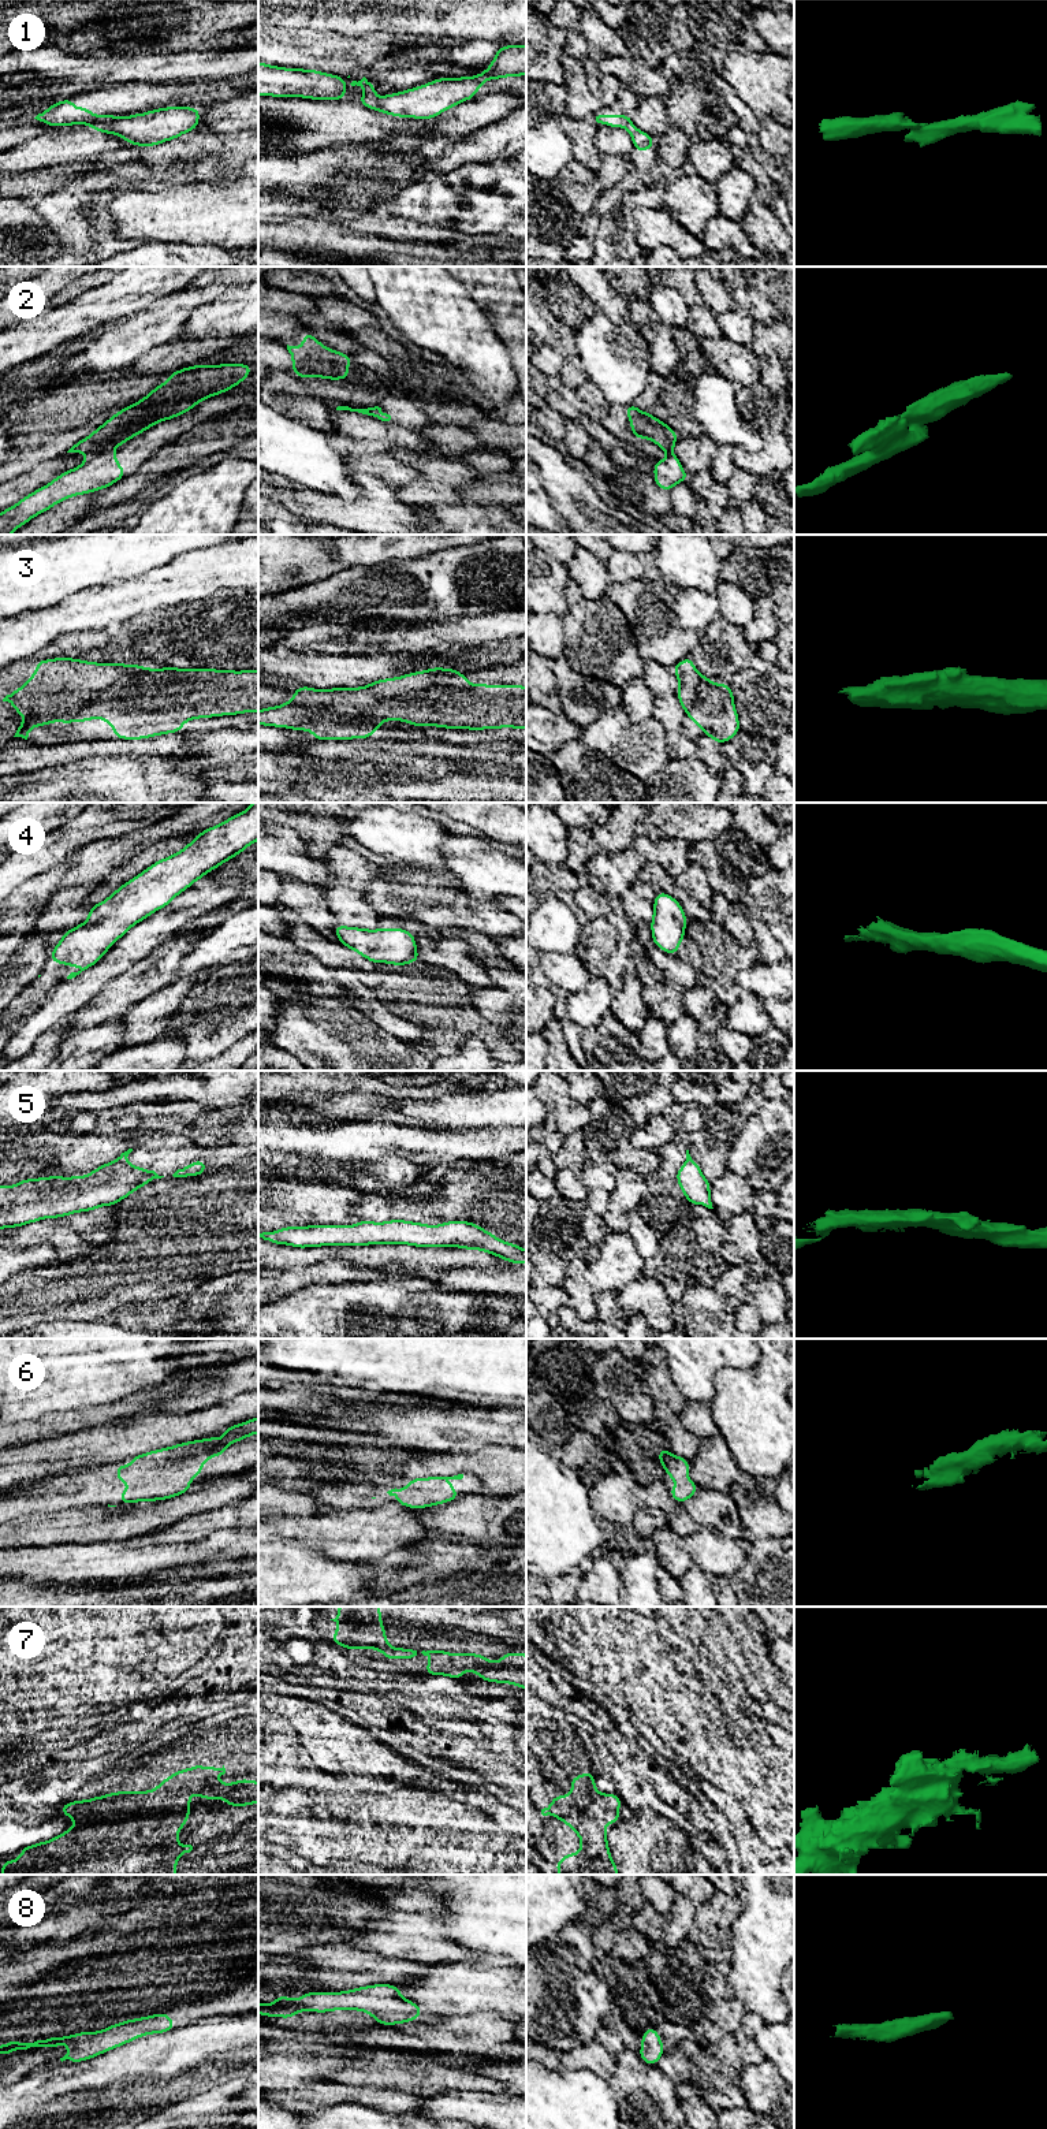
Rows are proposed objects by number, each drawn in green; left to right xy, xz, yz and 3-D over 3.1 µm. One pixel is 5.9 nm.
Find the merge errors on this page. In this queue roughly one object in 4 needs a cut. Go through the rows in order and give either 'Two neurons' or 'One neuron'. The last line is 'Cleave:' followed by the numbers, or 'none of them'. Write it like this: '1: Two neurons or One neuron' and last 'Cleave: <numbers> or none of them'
1: Two neurons
2: One neuron
3: One neuron
4: One neuron
5: One neuron
6: One neuron
7: One neuron
8: One neuron
Cleave: 1

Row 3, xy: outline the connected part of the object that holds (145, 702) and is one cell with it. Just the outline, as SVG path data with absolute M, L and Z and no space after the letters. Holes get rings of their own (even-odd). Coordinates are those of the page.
M74 658L38 659L29 682L3 701L12 703L15 714L25 715L14 737L27 740L34 726L51 722L82 723L101 718L112 726L115 738L142 740L180 733L183 723L191 719L258 712L258 670L146 669Z

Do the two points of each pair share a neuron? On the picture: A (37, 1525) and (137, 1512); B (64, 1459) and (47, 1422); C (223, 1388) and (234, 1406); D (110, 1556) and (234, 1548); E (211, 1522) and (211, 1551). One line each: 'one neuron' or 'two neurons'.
A: one neuron
B: two neurons
C: two neurons
D: one neuron
E: two neurons

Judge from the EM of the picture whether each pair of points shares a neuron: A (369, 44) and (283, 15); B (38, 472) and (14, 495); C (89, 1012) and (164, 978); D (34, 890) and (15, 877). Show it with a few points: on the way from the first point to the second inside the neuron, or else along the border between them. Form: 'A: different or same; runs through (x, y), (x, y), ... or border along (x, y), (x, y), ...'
A: different; border along (319, 32), (347, 37), (365, 37)
B: same; runs through (33, 477), (19, 490)
C: same; runs through (108, 1002), (129, 987), (145, 986)
D: different; border along (53, 867), (33, 875), (23, 884)

